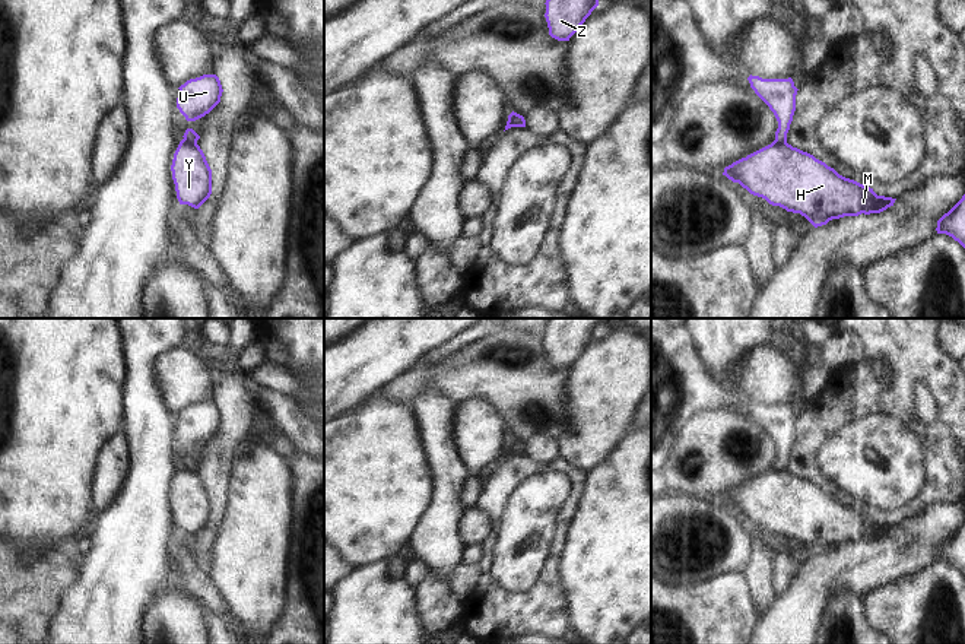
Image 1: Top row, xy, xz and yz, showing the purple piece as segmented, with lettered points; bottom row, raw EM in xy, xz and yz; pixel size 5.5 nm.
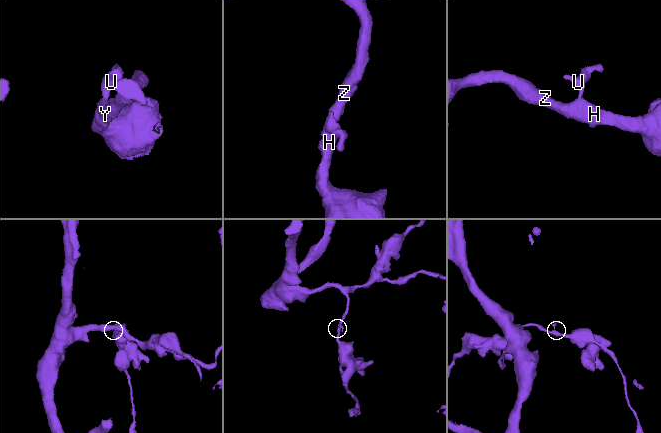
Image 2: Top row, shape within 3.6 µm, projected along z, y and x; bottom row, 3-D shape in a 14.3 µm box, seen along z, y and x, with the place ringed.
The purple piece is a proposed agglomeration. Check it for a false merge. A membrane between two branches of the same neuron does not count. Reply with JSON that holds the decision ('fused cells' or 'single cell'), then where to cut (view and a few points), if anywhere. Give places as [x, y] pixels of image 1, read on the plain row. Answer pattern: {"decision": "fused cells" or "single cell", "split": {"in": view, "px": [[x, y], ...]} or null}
{"decision": "fused cells", "split": {"in": "xy", "px": [[184, 465], [196, 470]]}}

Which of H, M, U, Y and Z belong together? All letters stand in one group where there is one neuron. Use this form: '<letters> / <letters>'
H M Y Z / U

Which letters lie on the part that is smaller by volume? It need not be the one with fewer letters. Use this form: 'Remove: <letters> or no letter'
Remove: U

